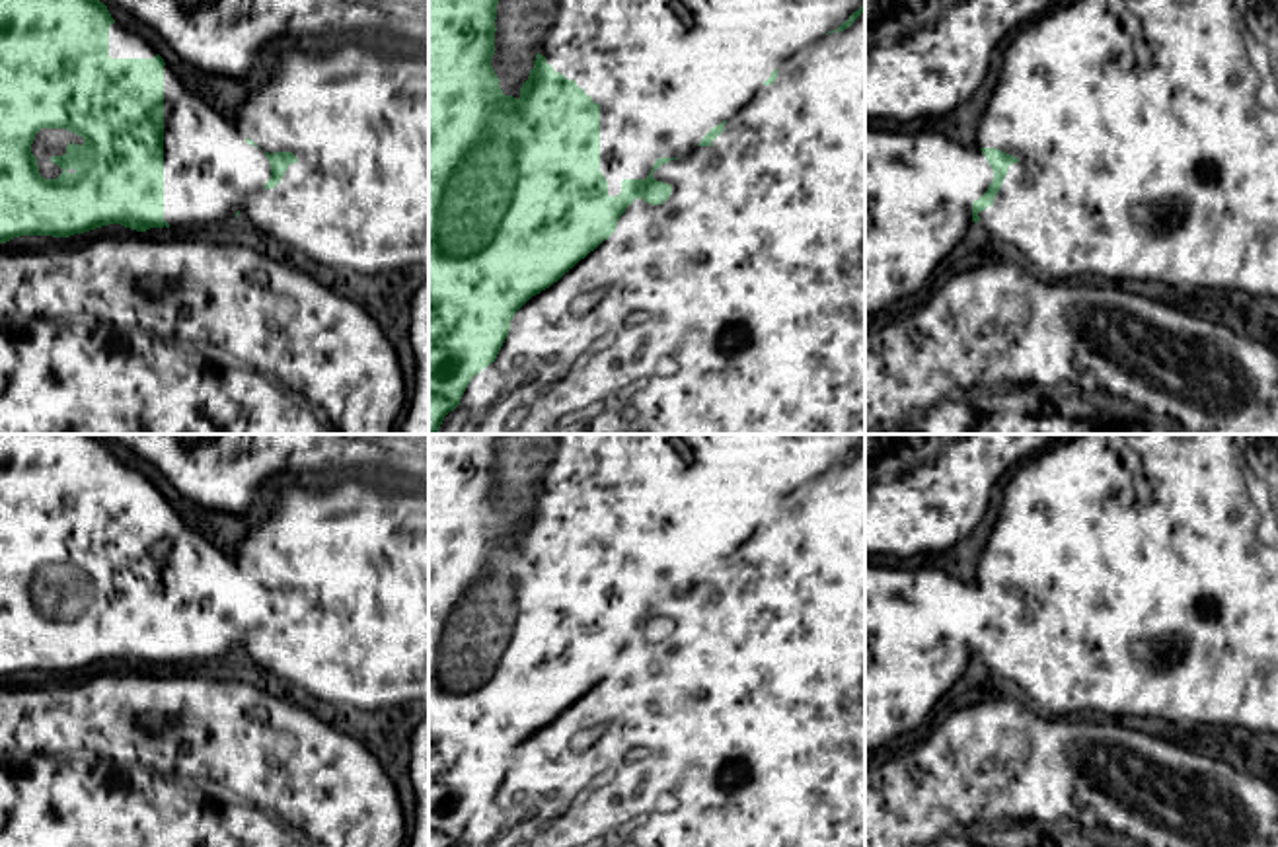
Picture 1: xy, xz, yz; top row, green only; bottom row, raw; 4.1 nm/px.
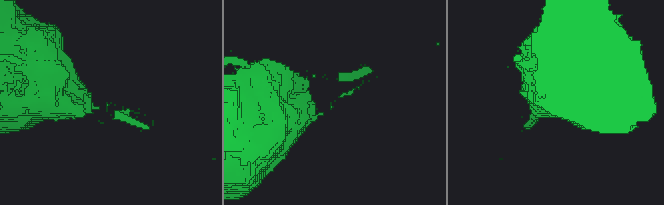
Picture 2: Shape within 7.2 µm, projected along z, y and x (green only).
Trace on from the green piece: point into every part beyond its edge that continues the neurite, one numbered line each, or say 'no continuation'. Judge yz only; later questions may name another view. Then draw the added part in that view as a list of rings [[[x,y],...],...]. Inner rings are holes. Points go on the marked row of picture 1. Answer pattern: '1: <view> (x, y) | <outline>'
1: yz (920, 187) | [[[865,121],[865,319],[910,298],[957,247],[972,222],[972,203],[994,181],[994,169],[976,144],[960,144],[939,129],[918,132]]]

